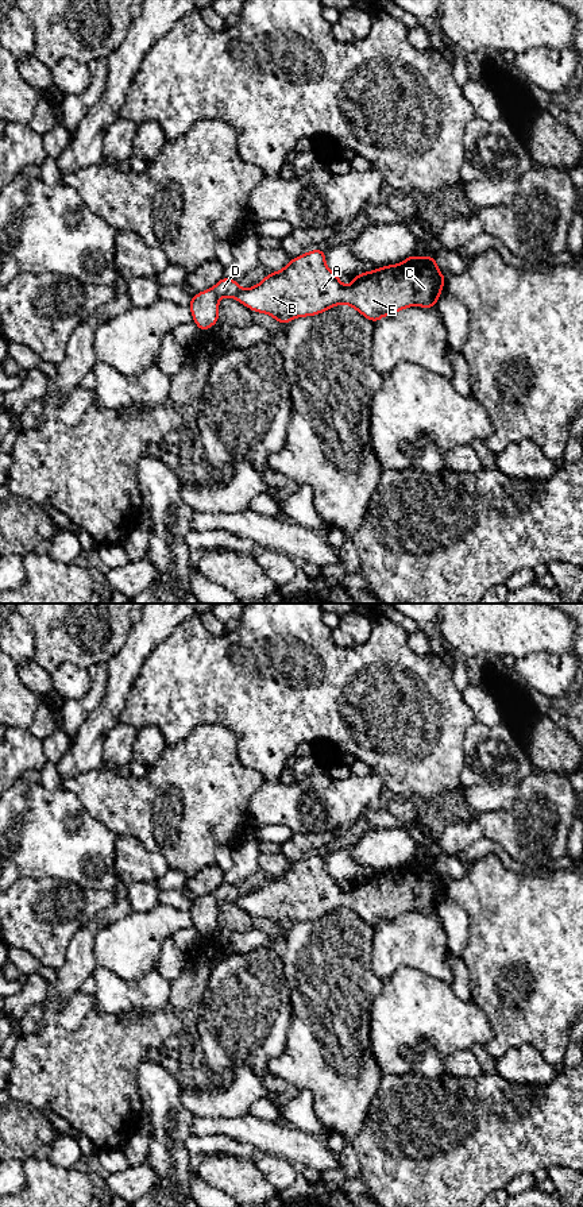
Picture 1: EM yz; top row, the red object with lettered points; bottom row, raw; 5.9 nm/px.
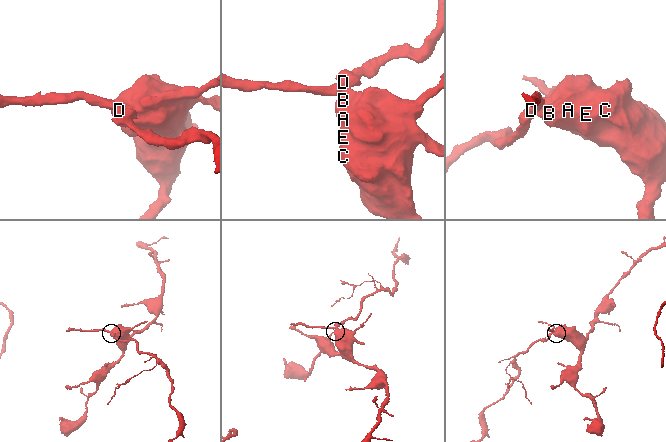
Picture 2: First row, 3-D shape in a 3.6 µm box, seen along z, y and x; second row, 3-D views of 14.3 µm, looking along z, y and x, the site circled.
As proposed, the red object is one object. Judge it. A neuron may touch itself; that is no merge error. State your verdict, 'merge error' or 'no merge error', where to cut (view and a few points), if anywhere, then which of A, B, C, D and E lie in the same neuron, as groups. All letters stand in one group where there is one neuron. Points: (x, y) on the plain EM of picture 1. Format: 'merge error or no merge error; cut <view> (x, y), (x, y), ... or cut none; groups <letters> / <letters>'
merge error; cut yz (240, 894), (234, 902); groups A B C E / D

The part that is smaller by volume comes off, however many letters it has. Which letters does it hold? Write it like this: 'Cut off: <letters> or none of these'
Cut off: D

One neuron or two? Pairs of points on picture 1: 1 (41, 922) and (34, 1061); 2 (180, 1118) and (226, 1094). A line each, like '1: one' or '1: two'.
1: two
2: two

